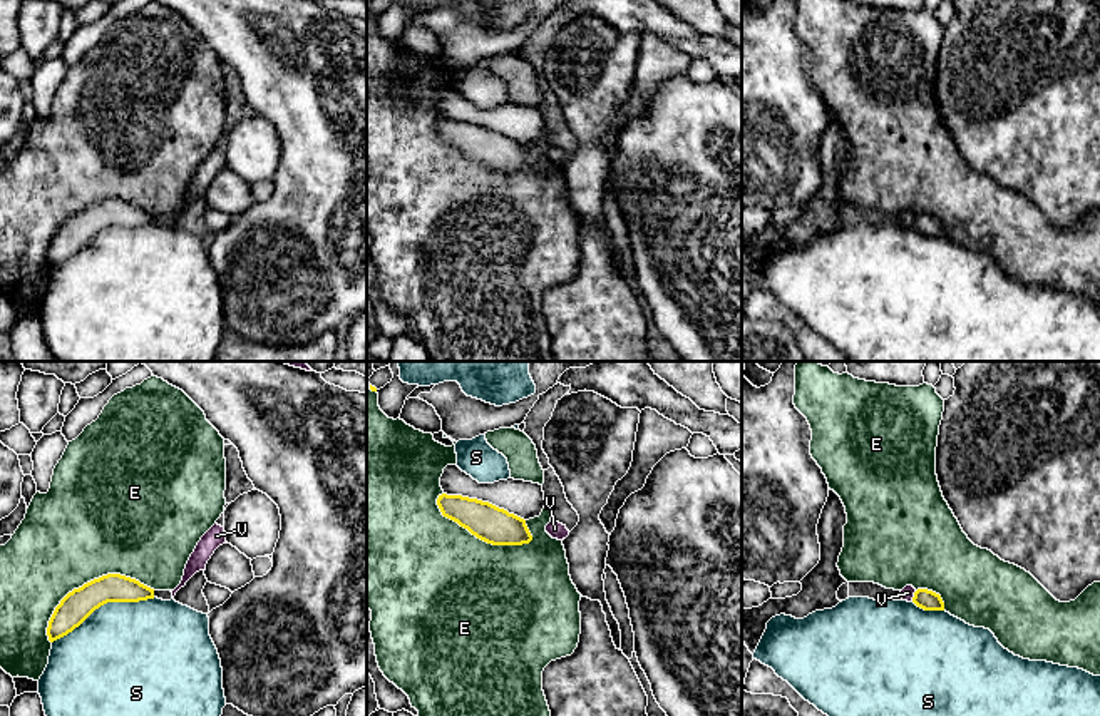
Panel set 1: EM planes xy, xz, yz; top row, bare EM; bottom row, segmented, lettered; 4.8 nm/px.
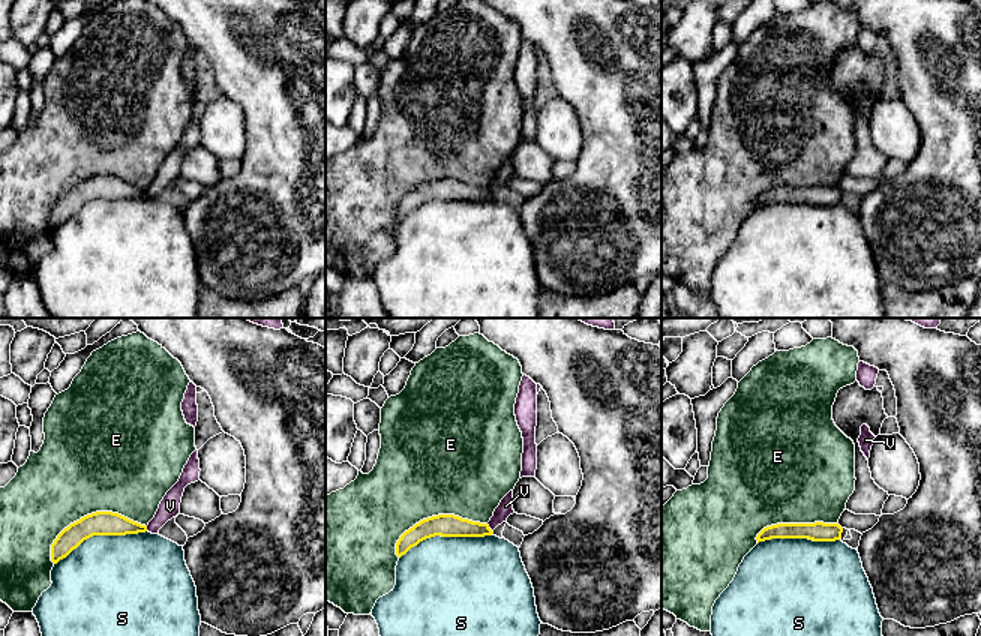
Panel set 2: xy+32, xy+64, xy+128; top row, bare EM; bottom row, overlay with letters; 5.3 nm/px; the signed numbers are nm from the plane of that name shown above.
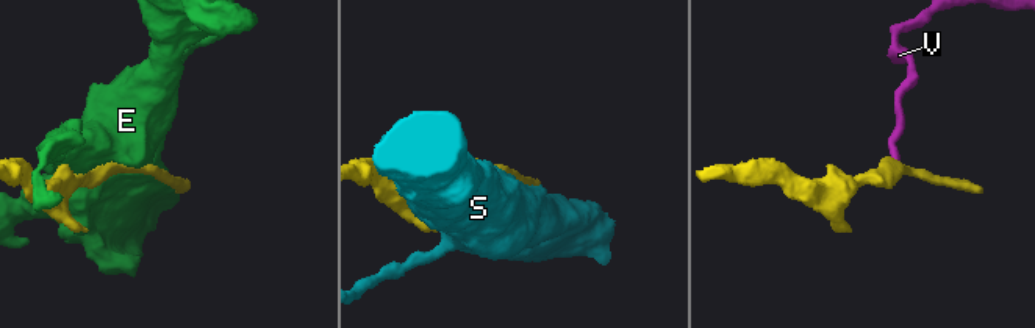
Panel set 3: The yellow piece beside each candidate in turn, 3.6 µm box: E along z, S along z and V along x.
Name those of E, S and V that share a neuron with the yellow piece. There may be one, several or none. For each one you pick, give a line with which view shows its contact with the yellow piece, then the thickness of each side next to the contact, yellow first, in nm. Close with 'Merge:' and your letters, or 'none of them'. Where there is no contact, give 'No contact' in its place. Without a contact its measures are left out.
Merge: none of them

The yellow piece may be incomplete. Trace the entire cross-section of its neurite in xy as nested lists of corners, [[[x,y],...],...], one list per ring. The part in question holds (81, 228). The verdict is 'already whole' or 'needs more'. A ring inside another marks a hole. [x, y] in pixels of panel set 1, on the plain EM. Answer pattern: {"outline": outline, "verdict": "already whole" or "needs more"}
{"outline": [[[107,199],[69,217],[55,233],[47,261],[54,268],[79,253],[95,234],[107,228],[139,228],[154,224],[154,214],[136,204]]], "verdict": "already whole"}

